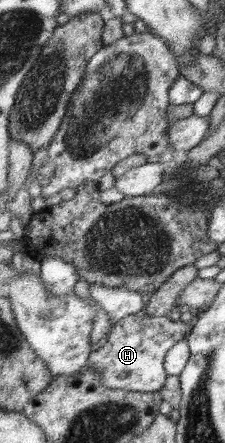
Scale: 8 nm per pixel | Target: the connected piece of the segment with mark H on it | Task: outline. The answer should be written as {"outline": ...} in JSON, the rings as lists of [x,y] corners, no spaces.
{"outline":[[[136,314],[115,322],[102,343],[87,358],[86,368],[100,376],[100,384],[106,388],[130,392],[159,392],[166,382],[164,360],[166,354],[183,340],[192,327],[187,316],[178,321],[168,316]]]}

